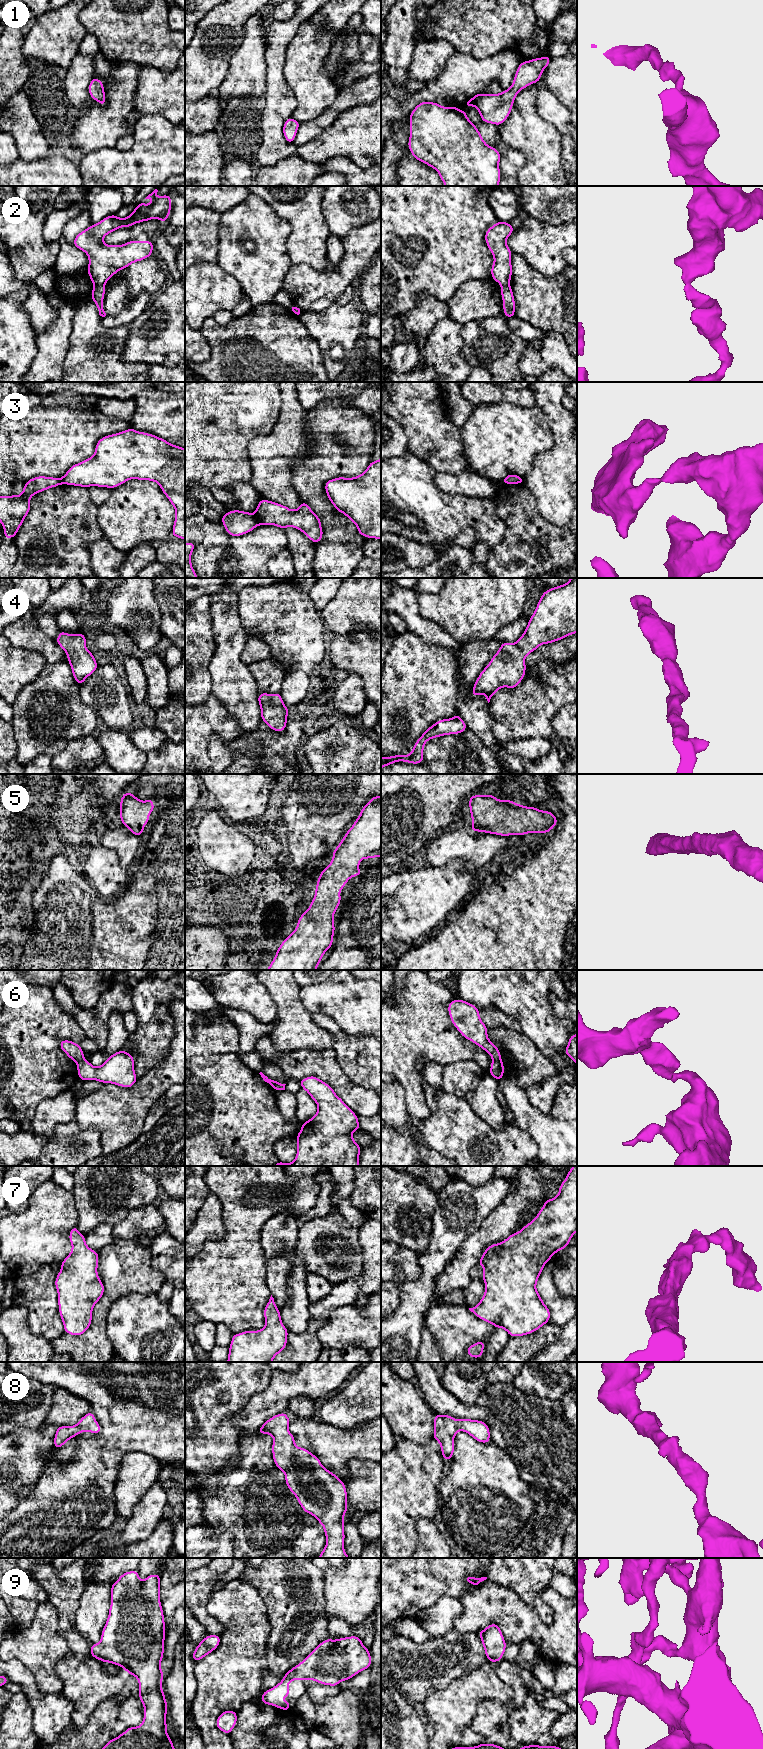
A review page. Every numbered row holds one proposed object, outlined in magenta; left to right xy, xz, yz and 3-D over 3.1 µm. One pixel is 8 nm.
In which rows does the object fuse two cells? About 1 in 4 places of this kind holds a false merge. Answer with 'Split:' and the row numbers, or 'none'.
Split: 2, 3, 6

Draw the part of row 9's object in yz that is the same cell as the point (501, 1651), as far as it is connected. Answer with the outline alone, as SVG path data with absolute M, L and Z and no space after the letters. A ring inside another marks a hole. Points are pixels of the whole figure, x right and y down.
M495 1623L478 1632L481 1638L485 1655L490 1662L499 1662L506 1650L506 1641L501 1629Z

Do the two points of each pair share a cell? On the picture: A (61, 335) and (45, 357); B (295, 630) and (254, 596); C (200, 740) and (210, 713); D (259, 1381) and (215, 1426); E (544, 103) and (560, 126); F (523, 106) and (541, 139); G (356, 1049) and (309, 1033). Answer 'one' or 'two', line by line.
A: one
B: one
C: one
D: one
E: one
F: one
G: two

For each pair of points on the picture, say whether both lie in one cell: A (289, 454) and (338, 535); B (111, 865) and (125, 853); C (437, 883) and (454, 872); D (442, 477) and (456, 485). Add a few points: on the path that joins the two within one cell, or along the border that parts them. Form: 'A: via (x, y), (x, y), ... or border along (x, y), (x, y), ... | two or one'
A: border along (307, 442), (306, 455), (292, 465), (294, 486) | two
B: border along (100, 844), (112, 849), (128, 870) | two
C: via (441, 883), (450, 876) | one
D: via (445, 480), (453, 484) | one

